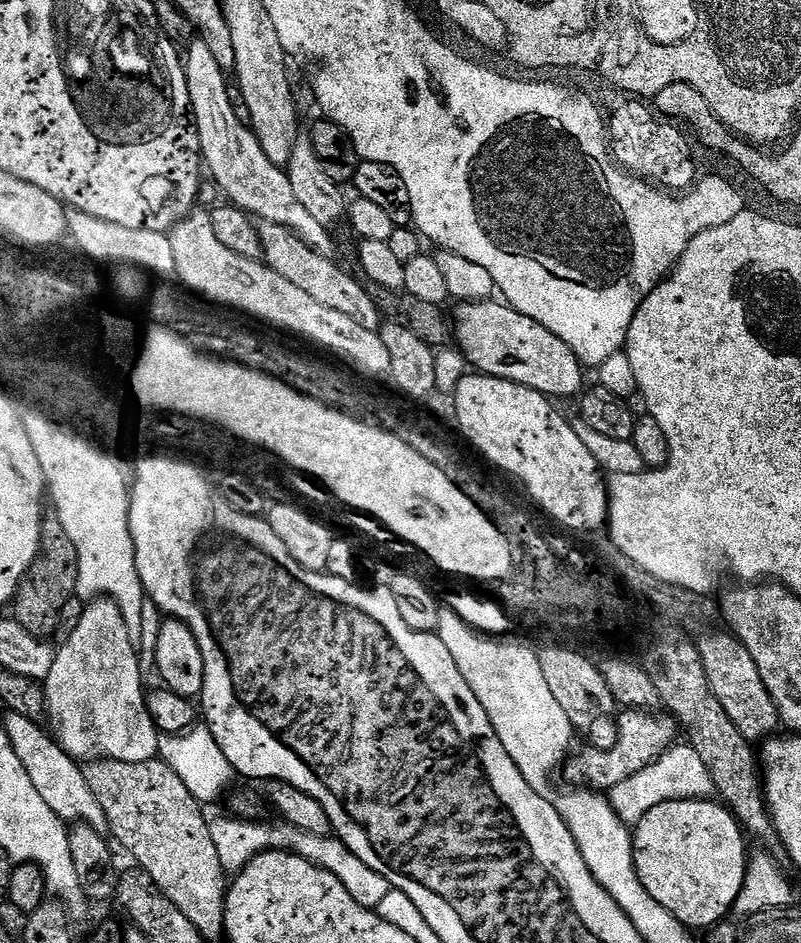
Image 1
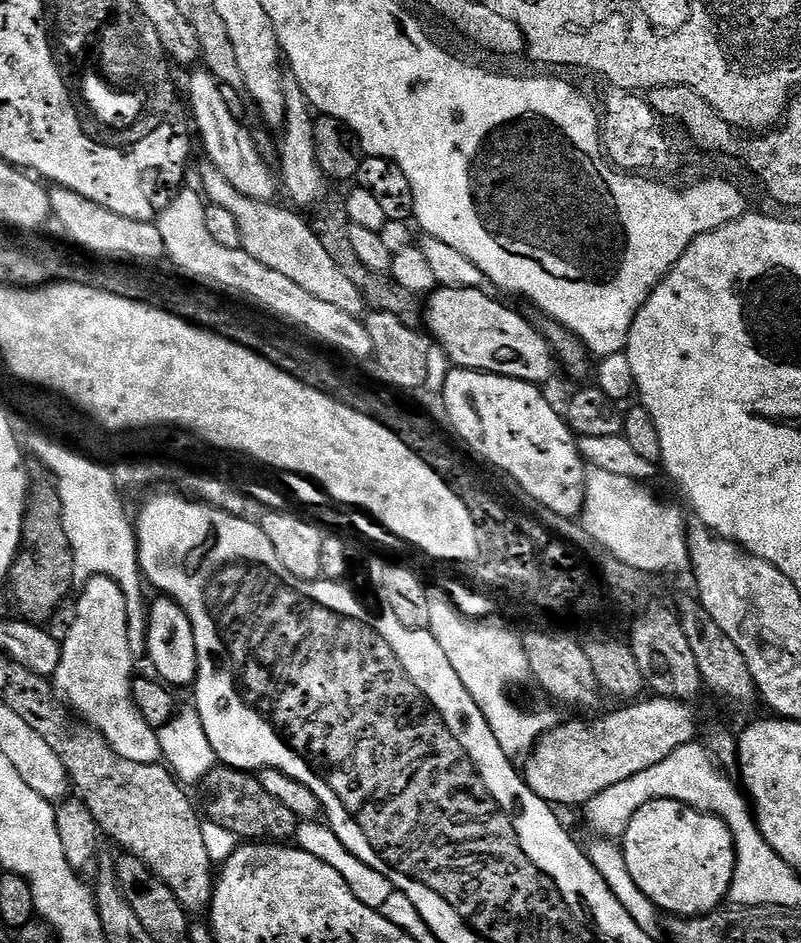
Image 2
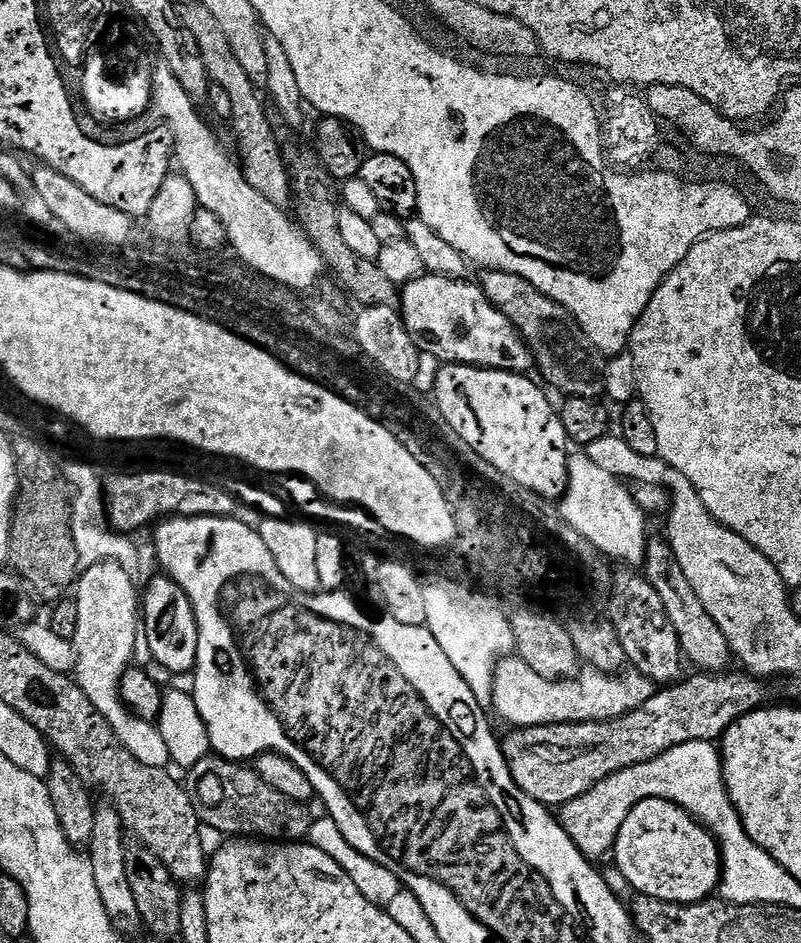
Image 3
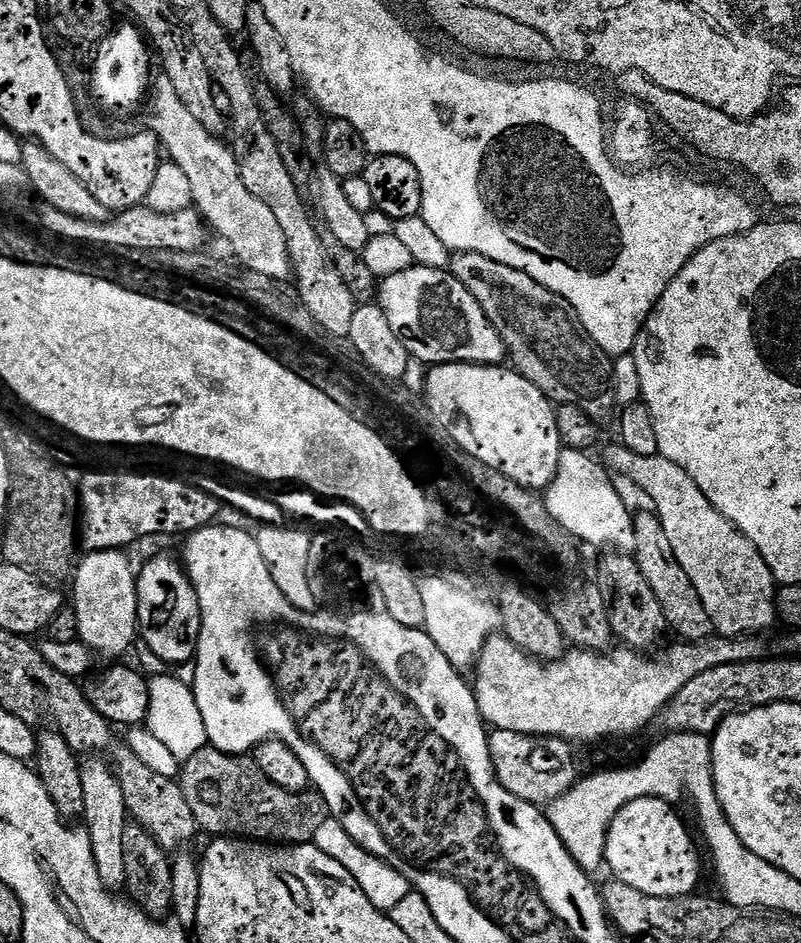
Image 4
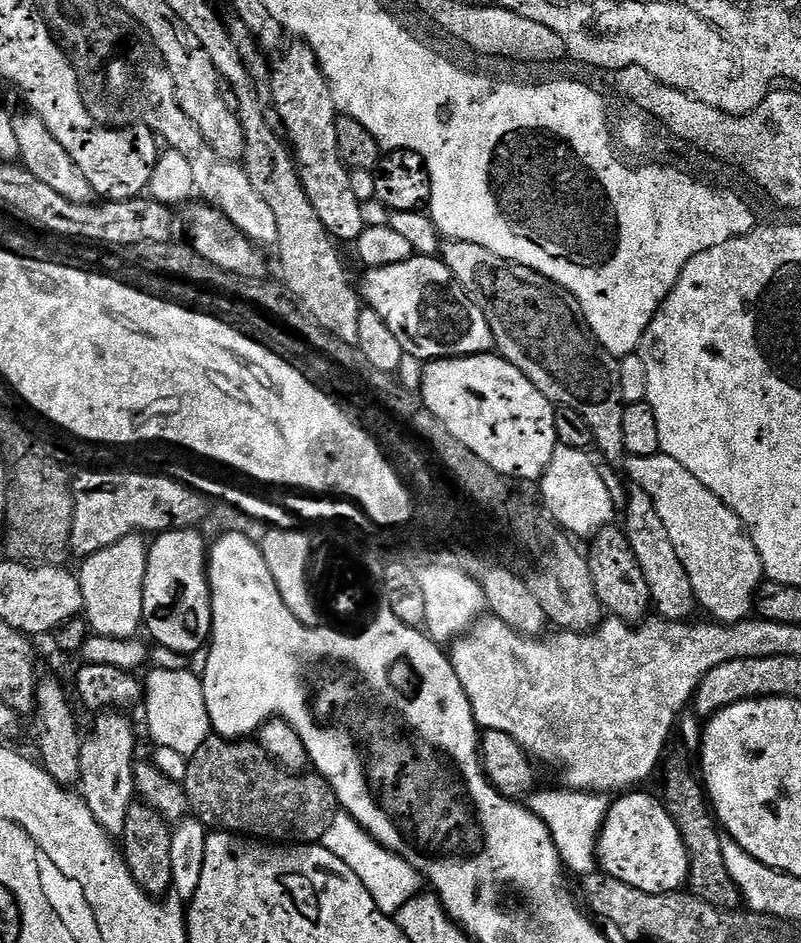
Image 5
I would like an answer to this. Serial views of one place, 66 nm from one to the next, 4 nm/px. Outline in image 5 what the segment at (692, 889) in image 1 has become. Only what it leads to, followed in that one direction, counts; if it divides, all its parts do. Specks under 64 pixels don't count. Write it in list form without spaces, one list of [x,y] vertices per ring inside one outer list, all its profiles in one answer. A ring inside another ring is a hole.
[[[644,790],[625,791],[609,803],[604,824],[596,838],[599,871],[646,894],[681,891],[688,882],[688,851],[682,834],[663,803],[650,793],[640,791]]]

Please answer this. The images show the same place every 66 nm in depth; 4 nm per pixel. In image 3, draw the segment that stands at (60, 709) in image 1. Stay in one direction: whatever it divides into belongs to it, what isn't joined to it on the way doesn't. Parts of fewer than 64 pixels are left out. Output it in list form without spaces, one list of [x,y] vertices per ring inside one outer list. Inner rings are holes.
[[[113,560],[95,564],[81,571],[74,585],[74,599],[78,606],[78,630],[74,641],[76,645],[74,679],[77,686],[86,694],[86,698],[94,702],[98,714],[102,714],[106,722],[110,722],[118,742],[122,742],[122,746],[126,746],[126,750],[130,750],[130,754],[134,754],[134,758],[142,762],[142,766],[167,769],[172,755],[170,750],[166,750],[166,742],[162,738],[159,727],[150,722],[142,722],[142,718],[129,712],[120,697],[120,679],[124,671],[133,663],[134,638],[142,628],[142,600],[138,595],[138,588],[136,592],[135,586],[132,585],[132,579],[134,579],[133,575]]]

